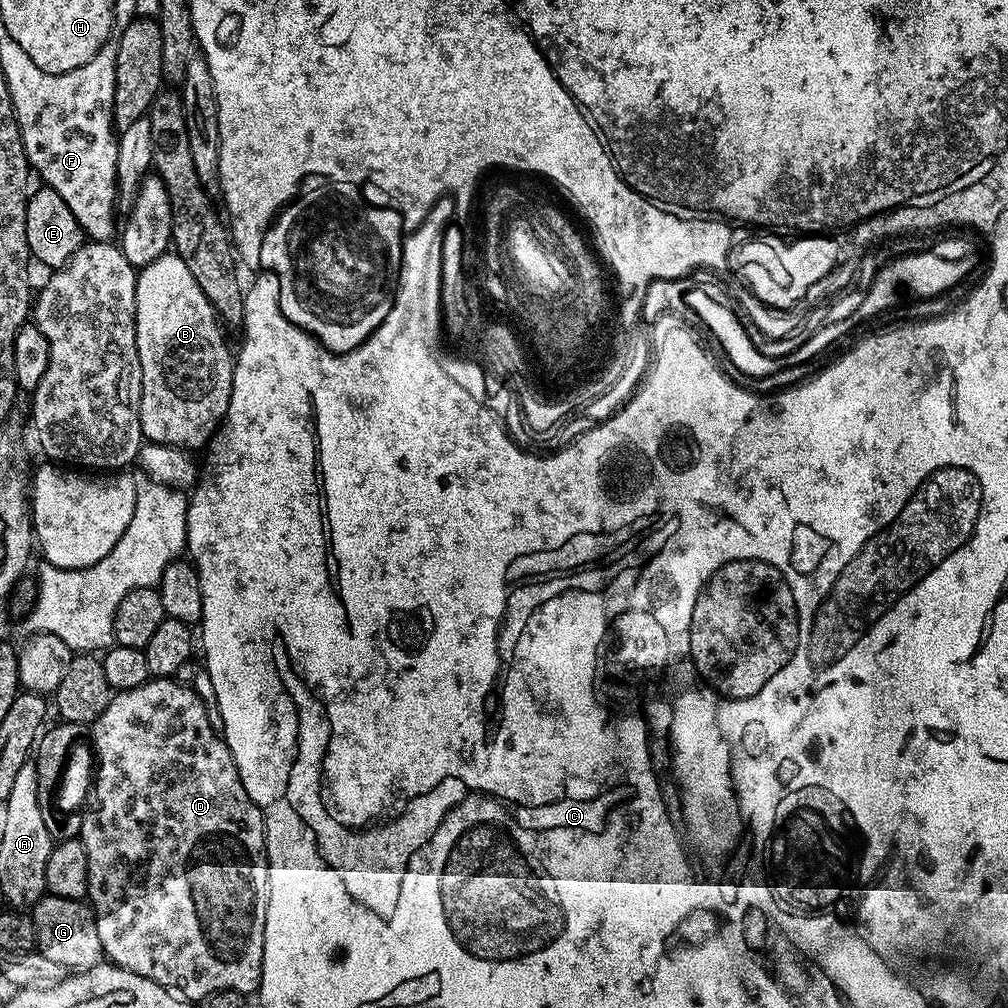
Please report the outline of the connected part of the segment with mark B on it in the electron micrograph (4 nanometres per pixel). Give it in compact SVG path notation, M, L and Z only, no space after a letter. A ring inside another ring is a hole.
M172 250L165 252L164 255L158 258L154 258L154 262L150 262L150 266L139 269L135 284L135 302L135 336L141 376L139 404L141 435L145 441L154 444L168 444L170 447L185 450L200 447L200 449L203 449L216 435L216 429L220 427L220 422L228 413L228 407L230 406L230 394L232 393L232 383L234 382L234 374L232 373L234 352L233 349L228 349L228 344L224 341L225 329L222 327L216 312L212 309L212 303L206 298L202 286L198 286L198 278L194 278L194 274L190 274L190 269L186 266L186 262L182 262L182 258Z

